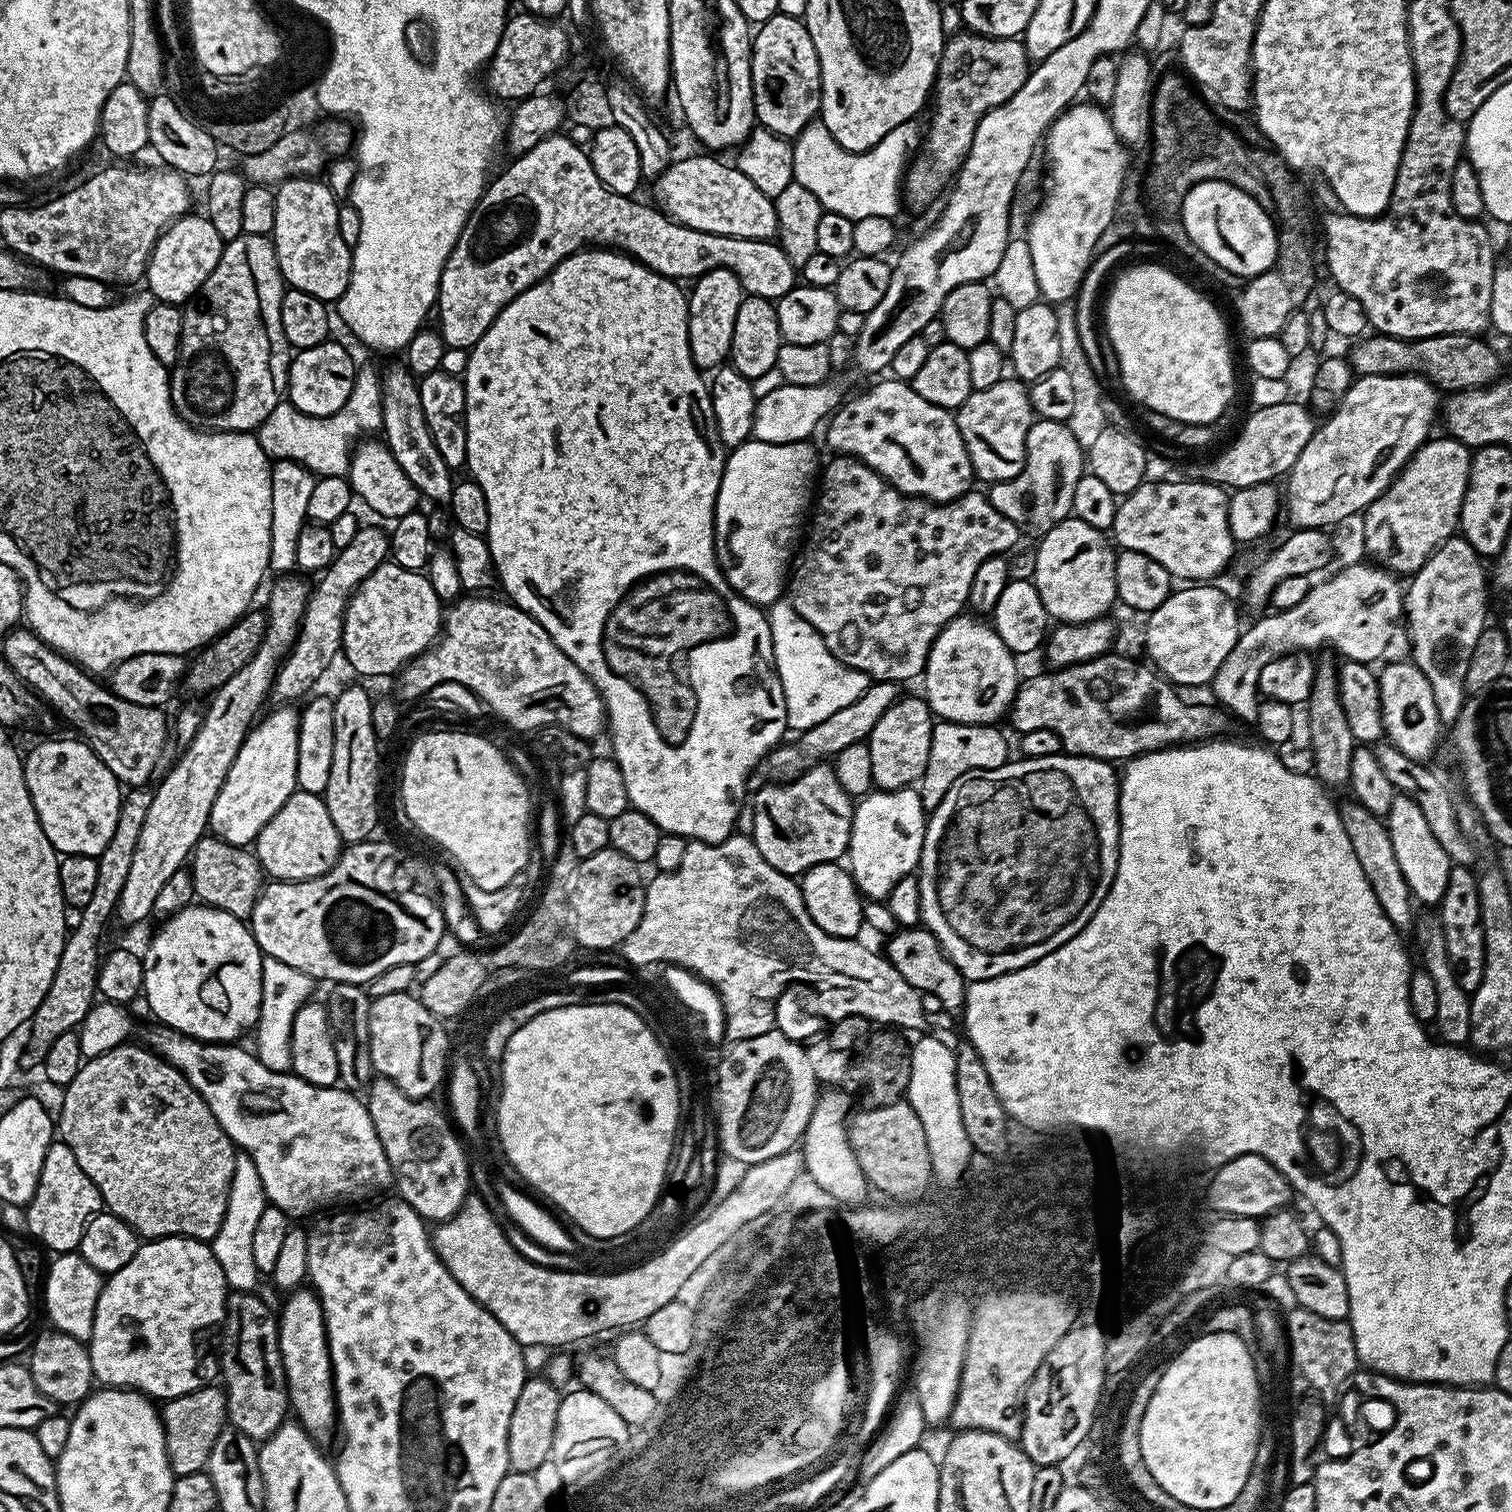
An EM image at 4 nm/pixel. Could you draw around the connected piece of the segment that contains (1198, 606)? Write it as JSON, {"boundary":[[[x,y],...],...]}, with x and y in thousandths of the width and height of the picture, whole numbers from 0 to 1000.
{"boundary":[[[794,385],[776,391],[763,405],[759,405],[759,413],[757,415],[757,426],[759,428],[759,436],[776,453],[796,452],[804,448],[805,443],[811,438],[820,421],[821,412],[815,397],[807,389]]]}

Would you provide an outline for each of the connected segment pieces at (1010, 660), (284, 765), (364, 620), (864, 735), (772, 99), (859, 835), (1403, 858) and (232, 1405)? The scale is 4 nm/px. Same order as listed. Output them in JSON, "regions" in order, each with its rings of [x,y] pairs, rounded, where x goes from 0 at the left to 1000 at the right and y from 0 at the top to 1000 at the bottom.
{"regions":[[[[646,406],[632,407],[619,421],[614,437],[611,438],[610,450],[611,450],[610,462],[613,463],[617,474],[628,479],[655,479],[659,478],[661,473],[666,472],[672,461],[672,456],[675,452],[674,446],[671,444],[671,432],[664,427],[663,422],[659,419],[655,412],[650,413]]],[[[183,467],[177,474],[175,473],[167,481],[160,491],[149,512],[147,522],[144,528],[142,528],[138,542],[140,550],[146,556],[159,560],[166,559],[173,546],[176,546],[176,544],[179,544],[179,541],[181,541],[181,538],[184,538],[184,536],[187,536],[188,531],[196,523],[198,471],[193,468],[195,468]]],[[[255,372],[253,374],[250,374],[250,377],[247,377],[247,380],[245,380],[245,382],[240,384],[238,387],[237,387],[235,392],[233,392],[233,395],[230,396],[230,400],[228,404],[226,422],[225,423],[227,436],[230,436],[231,440],[238,447],[257,447],[259,444],[260,444],[260,446],[264,445],[271,437],[273,437],[275,434],[278,434],[282,429],[285,429],[286,427],[288,425],[290,421],[292,420],[292,402],[291,405],[291,401],[292,401],[291,394],[287,390],[287,388],[283,384],[282,380],[281,380],[280,378],[272,378],[263,373]]],[[[577,451],[570,459],[567,464],[559,467],[554,470],[554,472],[549,472],[546,478],[541,478],[541,480],[536,480],[536,483],[528,485],[527,492],[517,491],[511,495],[507,501],[507,506],[511,511],[514,517],[518,517],[524,516],[534,508],[538,508],[539,505],[550,503],[555,497],[560,496],[560,493],[571,492],[574,489],[577,481],[583,475],[585,470],[589,466],[596,462],[597,458],[595,458],[593,453],[590,451]]],[[[514,9],[499,19],[497,25],[497,64],[502,84],[511,87],[512,89],[525,91],[540,79],[542,73],[541,33],[538,33],[538,28],[530,11]]],[[[605,521],[595,521],[591,524],[577,522],[565,532],[560,569],[562,572],[564,583],[573,595],[587,596],[589,589],[591,589],[591,586],[594,586],[597,581],[604,579],[608,575],[612,547],[612,536],[610,533],[608,523]]],[[[924,525],[922,530],[919,530],[919,536],[917,540],[917,547],[919,552],[919,557],[922,560],[922,567],[925,567],[925,573],[927,575],[927,581],[930,581],[930,586],[934,589],[935,593],[942,598],[952,599],[955,593],[959,575],[962,573],[960,567],[951,560],[948,551],[938,536],[938,530],[932,526]]],[[[169,854],[151,855],[151,868],[148,870],[147,880],[148,890],[144,894],[144,910],[151,928],[151,942],[157,944],[163,951],[168,954],[177,952],[191,938],[192,929],[190,928],[190,915],[187,903],[185,886],[184,885],[183,868]]]]}

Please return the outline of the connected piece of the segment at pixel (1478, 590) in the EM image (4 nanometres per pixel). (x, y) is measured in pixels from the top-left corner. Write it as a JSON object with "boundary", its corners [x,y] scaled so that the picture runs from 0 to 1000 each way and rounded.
{"boundary":[[[962,353],[959,356],[954,358],[950,360],[949,364],[946,366],[946,369],[942,373],[937,377],[935,380],[931,384],[930,391],[929,392],[929,404],[928,407],[930,408],[930,413],[931,410],[931,418],[934,420],[934,434],[933,433],[933,438],[937,439],[940,443],[940,446],[943,446],[943,448],[946,451],[946,456],[948,456],[948,464],[952,470],[953,479],[960,480],[962,476],[966,474],[966,472],[969,470],[970,466],[968,466],[968,460],[970,461],[970,456],[968,454],[968,449],[970,448],[970,440],[972,440],[972,435],[976,429],[976,425],[979,419],[981,419],[983,411],[981,409],[984,407],[984,386],[985,389],[985,384],[981,382],[982,371],[976,366],[975,361],[972,361],[972,358],[970,358],[968,354]]]}

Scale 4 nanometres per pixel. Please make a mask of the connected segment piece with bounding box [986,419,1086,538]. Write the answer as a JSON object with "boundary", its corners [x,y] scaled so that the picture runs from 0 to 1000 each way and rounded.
{"boundary":[[[686,277],[681,282],[679,290],[679,306],[677,310],[670,316],[664,317],[661,320],[657,320],[653,323],[653,331],[668,345],[671,345],[675,353],[680,352],[683,356],[691,354],[697,348],[709,341],[709,333],[710,332],[710,321],[718,314],[718,299],[714,295],[713,290],[708,286],[706,280],[703,278]]]}

